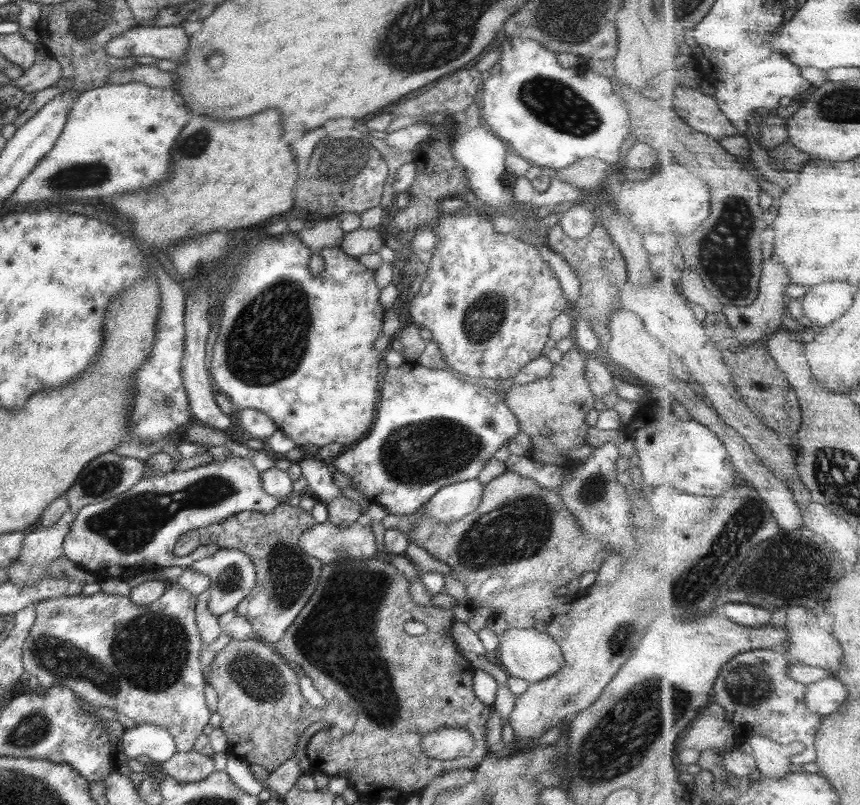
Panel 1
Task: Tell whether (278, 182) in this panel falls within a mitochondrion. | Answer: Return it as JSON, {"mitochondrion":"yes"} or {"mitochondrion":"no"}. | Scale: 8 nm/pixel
{"mitochondrion":"no"}

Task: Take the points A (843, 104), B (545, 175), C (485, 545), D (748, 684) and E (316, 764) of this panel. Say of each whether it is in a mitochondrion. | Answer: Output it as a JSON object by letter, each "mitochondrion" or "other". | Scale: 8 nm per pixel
{"A":"mitochondrion","B":"other","C":"mitochondrion","D":"mitochondrion","E":"other"}

